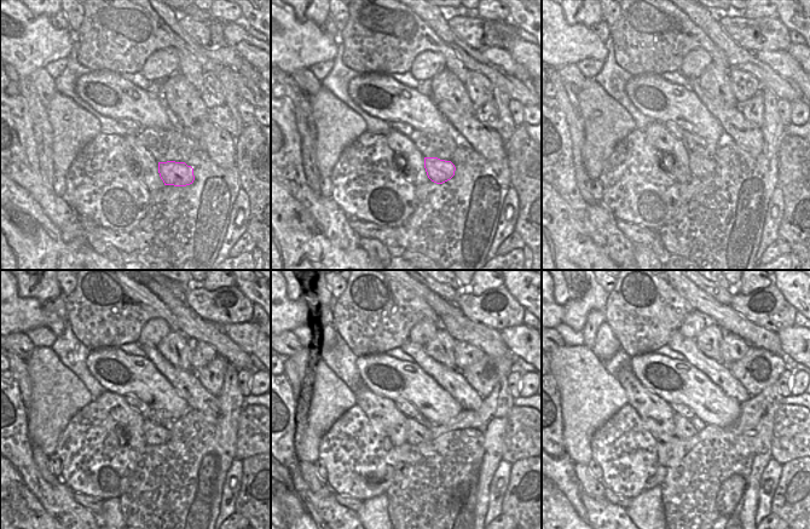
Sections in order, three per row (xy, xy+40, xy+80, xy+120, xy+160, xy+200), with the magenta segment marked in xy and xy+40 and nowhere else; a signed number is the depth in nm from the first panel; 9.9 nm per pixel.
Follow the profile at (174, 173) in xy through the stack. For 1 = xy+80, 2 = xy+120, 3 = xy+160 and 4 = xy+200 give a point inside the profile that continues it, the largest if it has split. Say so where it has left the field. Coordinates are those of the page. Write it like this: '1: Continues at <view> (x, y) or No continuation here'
1: Continues at xy+80 (700, 166)
2: Continues at xy+120 (155, 435)
3: Continues at xy+160 (416, 432)
4: Continues at xy+200 (683, 429).

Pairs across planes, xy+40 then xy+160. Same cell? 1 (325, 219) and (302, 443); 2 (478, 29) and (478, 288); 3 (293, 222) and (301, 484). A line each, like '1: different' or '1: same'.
1: different
2: different
3: different

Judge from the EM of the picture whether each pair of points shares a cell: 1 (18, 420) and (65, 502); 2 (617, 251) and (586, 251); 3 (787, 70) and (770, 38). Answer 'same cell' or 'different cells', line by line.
1: same cell
2: different cells
3: different cells

